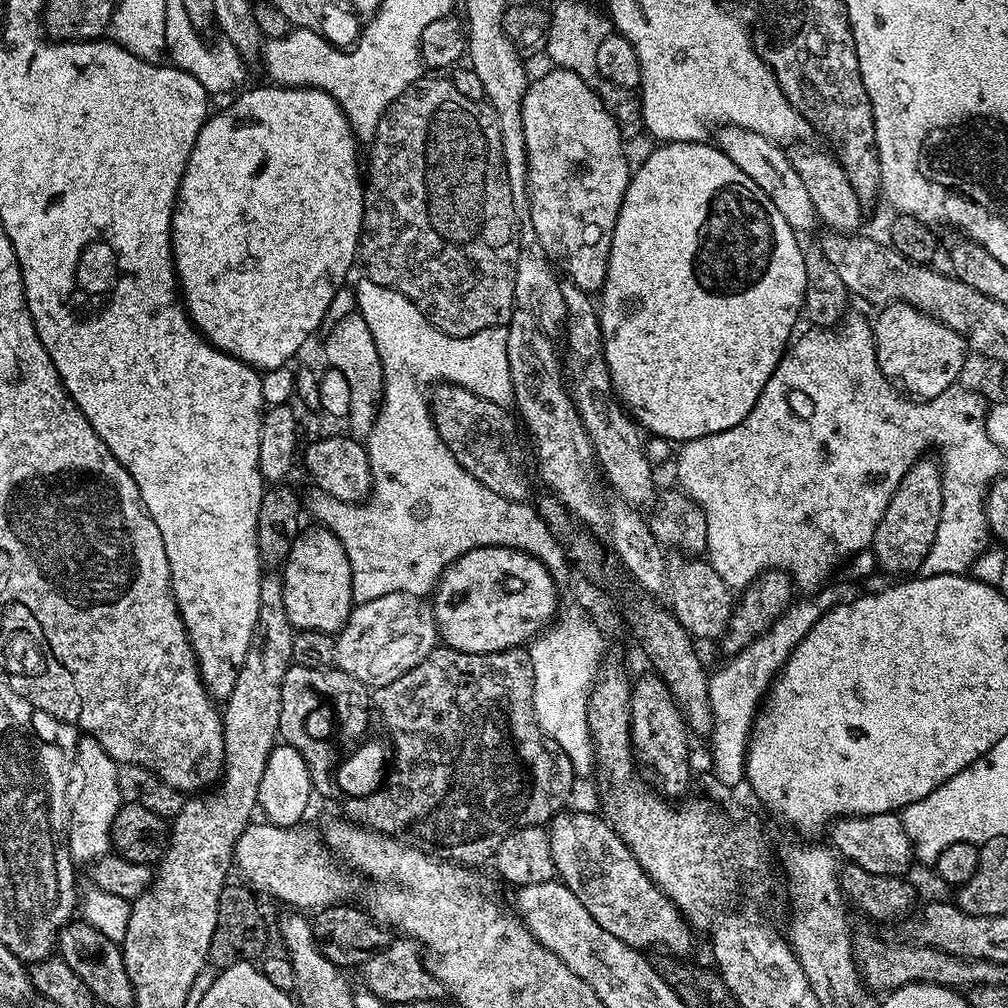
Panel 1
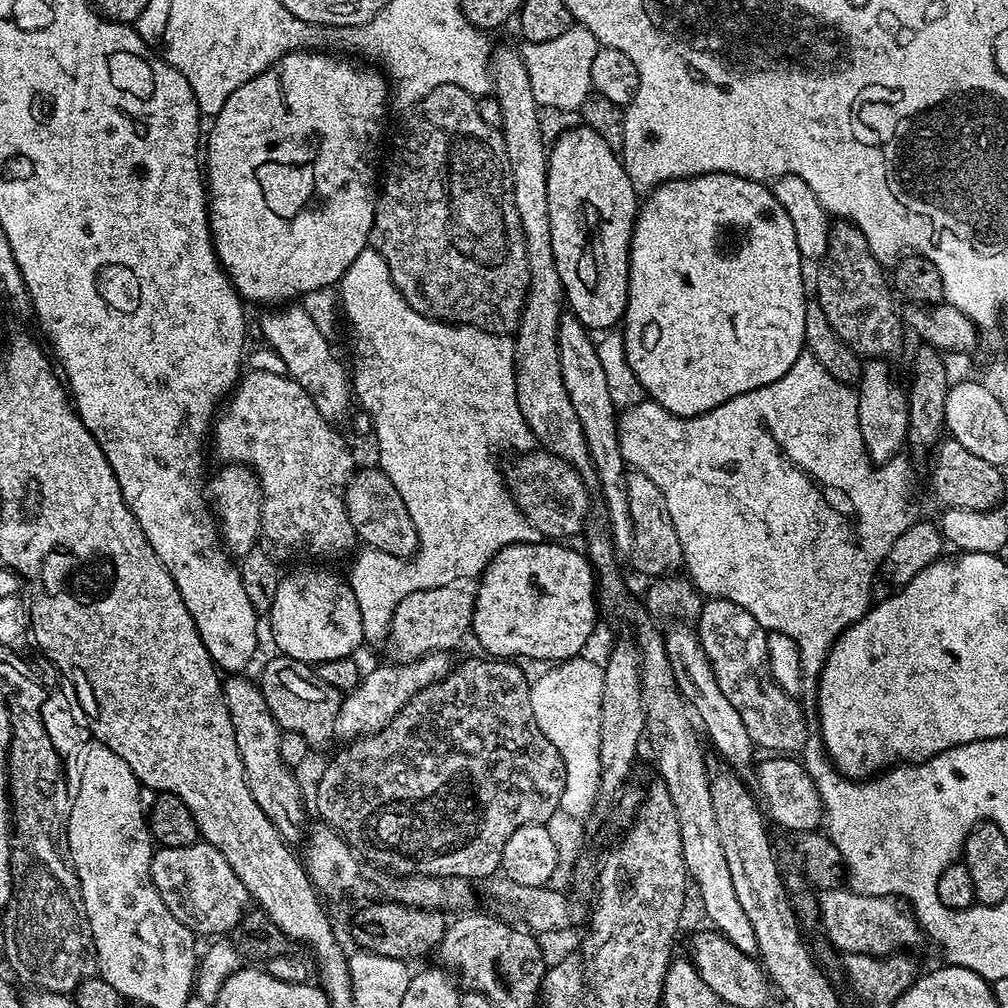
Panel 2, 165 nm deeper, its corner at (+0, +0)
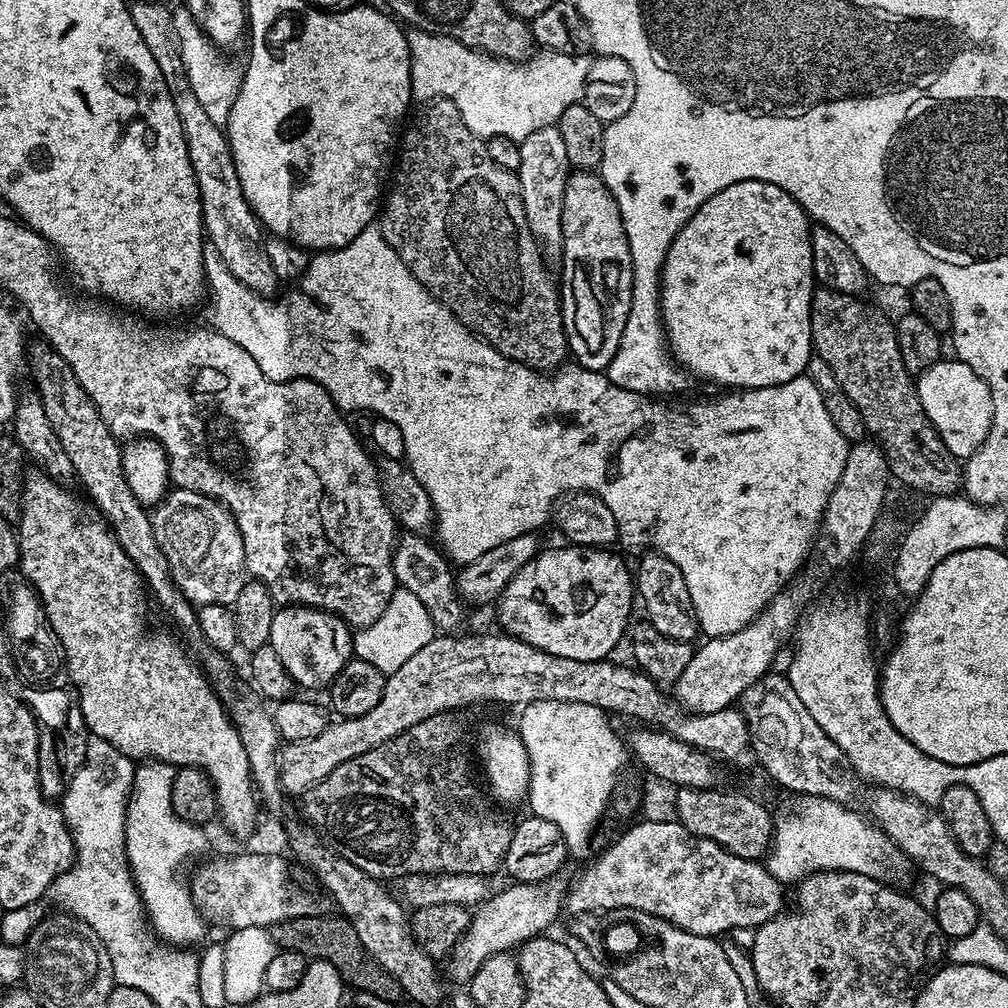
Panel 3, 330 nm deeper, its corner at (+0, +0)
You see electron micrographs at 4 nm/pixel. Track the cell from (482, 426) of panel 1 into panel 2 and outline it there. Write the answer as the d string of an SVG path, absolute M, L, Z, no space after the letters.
M543 450L529 451L517 460L520 461L509 472L506 472L506 483L513 502L528 519L530 526L534 526L534 530L538 530L541 537L552 542L564 542L569 539L567 536L576 536L580 531L583 533L584 523L588 520L588 488L584 485L583 480L585 479L581 473L577 472L571 464L567 464L565 460L560 460L551 452Z

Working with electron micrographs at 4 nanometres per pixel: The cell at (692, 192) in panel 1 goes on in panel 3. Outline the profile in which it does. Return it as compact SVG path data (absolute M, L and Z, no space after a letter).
M747 180L734 182L734 186L726 186L726 190L718 190L691 218L678 230L670 250L666 254L664 269L660 275L660 317L664 319L664 331L669 349L679 367L700 380L713 380L716 384L725 384L725 389L736 390L741 386L778 386L790 382L794 378L805 375L808 361L814 355L812 347L812 327L810 326L810 310L812 309L812 293L814 277L812 274L812 230L810 217L804 207L788 192L783 192L770 182Z

